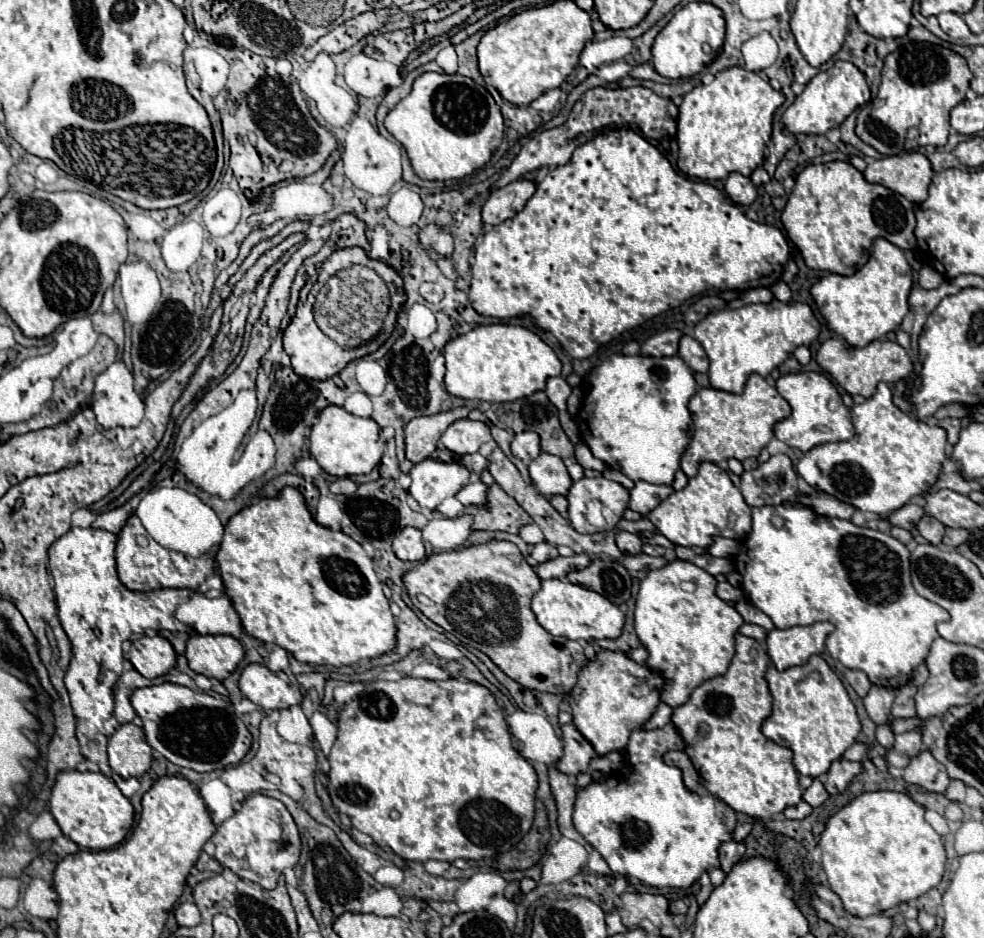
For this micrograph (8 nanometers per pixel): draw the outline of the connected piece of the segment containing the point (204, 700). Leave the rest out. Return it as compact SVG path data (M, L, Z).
M162 683L136 689L130 703L144 723L148 745L174 765L194 771L216 771L240 763L250 749L252 737L228 699L196 693L176 683Z

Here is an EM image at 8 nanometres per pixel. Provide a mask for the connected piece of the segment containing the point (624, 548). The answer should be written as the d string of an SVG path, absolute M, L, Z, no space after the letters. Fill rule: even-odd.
M620 531L616 535L616 545L626 555L640 555L642 553L642 541L638 539L638 535L632 535L628 531Z

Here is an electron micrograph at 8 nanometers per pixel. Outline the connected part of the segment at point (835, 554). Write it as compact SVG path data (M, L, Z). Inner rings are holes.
M766 505L762 509L752 509L752 533L748 535L748 539L742 545L740 553L734 557L734 567L742 575L742 591L744 591L744 595L760 611L764 611L774 621L774 625L778 629L788 629L788 627L794 627L794 625L812 625L816 621L830 621L836 629L826 639L828 653L834 659L838 659L844 667L864 671L868 675L870 683L880 685L880 687L888 687L888 689L898 689L898 687L902 687L902 685L906 685L910 681L912 671L920 663L924 663L926 653L928 653L932 641L938 637L936 623L942 621L942 619L950 619L950 615L946 613L946 609L942 609L940 605L924 599L912 587L912 581L910 581L910 553L908 553L908 549L906 549L904 543L900 543L898 539L894 539L890 533L882 533L882 531L868 529L868 527L858 527L852 521L824 519L824 517L820 517L816 521L816 515L812 511L808 511L808 509L804 509L804 507L794 507L794 505Z

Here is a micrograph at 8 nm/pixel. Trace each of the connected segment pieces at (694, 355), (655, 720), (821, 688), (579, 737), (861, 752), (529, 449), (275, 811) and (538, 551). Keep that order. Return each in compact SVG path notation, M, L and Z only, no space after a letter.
M684 335L680 341L680 357L690 365L692 371L696 373L708 373L708 357L704 353L704 347L694 339Z
M660 703L656 713L646 721L646 725L642 727L644 731L650 731L650 729L660 729L664 725L670 723L670 715L672 715L672 709L666 705L666 703Z
M814 655L808 663L786 671L778 671L770 665L766 671L766 681L772 693L772 715L764 721L762 733L778 745L792 749L794 767L800 775L824 775L830 763L840 759L840 755L856 741L860 733L856 707L850 701L842 681L820 655Z
M562 725L562 741L564 741L564 755L558 761L558 769L570 775L590 771L588 763L594 757L592 743L574 725Z
M854 743L844 755L842 755L842 759L848 759L848 761L862 761L862 759L866 759L866 745L860 745L860 743Z
M524 431L512 439L512 455L522 459L526 465L540 455L540 439L534 431Z
M266 795L248 797L242 809L218 827L212 843L216 845L214 859L224 869L230 869L240 879L258 883L262 889L274 889L282 871L294 867L300 855L300 835L292 815L280 801Z
M542 541L542 543L534 545L534 549L532 549L530 555L532 555L538 563L544 563L544 561L548 561L548 559L556 559L556 557L558 557L558 549L556 549L554 545Z

